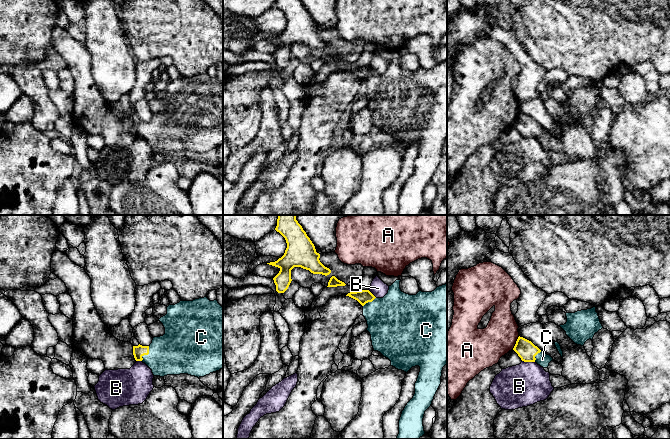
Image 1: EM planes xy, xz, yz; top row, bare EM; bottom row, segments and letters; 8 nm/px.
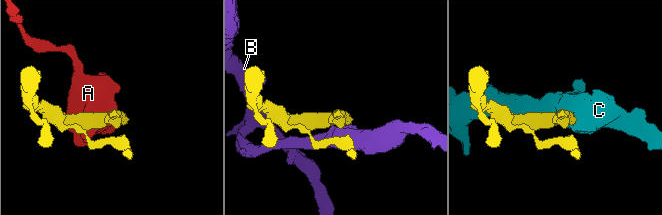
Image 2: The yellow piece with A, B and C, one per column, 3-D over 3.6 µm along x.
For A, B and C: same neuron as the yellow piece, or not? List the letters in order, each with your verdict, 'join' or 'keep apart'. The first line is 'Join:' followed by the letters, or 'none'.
Join: C
A: keep apart
B: keep apart
C: join

